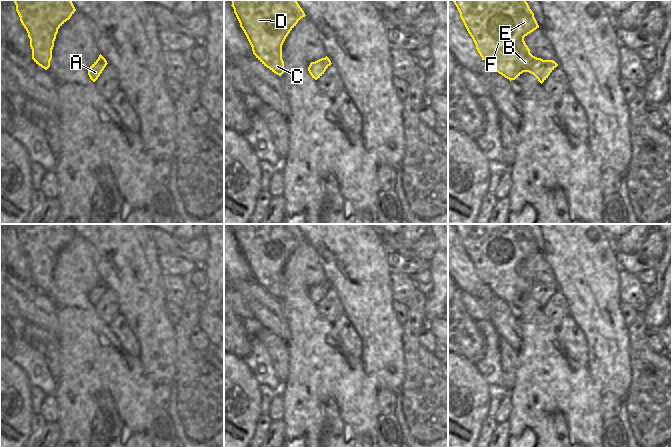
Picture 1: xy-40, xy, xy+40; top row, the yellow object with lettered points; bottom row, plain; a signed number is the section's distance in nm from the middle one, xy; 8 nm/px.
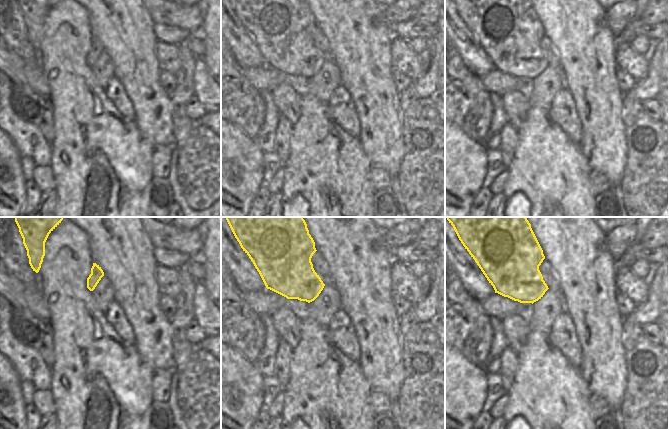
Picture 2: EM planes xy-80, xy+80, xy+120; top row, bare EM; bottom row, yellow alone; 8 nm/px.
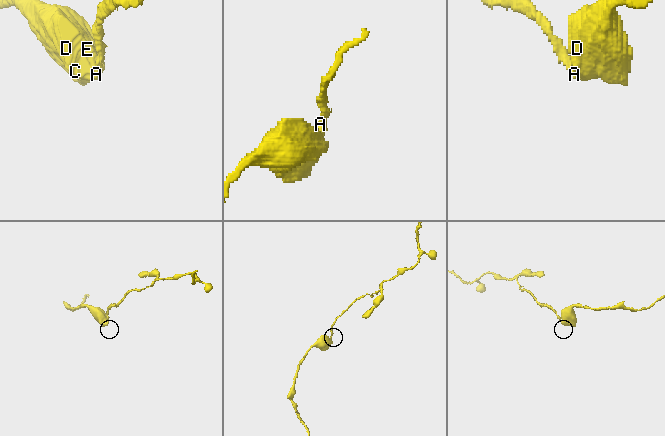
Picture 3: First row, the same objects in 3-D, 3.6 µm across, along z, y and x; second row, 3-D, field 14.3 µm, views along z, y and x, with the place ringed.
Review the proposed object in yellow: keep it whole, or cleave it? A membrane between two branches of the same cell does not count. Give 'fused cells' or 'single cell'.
single cell

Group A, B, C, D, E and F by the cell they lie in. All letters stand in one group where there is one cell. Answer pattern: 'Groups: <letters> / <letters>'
Groups: A B C D E F.

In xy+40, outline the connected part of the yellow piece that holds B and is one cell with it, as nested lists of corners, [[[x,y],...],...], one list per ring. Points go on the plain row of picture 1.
[[[452,224],[472,261],[482,284],[505,302],[515,304],[523,296],[533,298],[542,308],[558,290],[553,284],[543,284],[530,277],[524,261],[539,252],[526,224]]]

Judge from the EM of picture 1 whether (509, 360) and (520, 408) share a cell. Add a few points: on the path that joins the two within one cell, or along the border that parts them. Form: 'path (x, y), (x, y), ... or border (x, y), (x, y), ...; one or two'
border (518, 359), (514, 386), (510, 390); two

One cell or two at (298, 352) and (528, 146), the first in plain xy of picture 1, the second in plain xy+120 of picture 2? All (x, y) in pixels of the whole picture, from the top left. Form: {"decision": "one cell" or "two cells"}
{"decision": "one cell"}

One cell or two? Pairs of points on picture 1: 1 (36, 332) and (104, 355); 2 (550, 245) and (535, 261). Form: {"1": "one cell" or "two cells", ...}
{"1": "two cells", "2": "two cells"}

